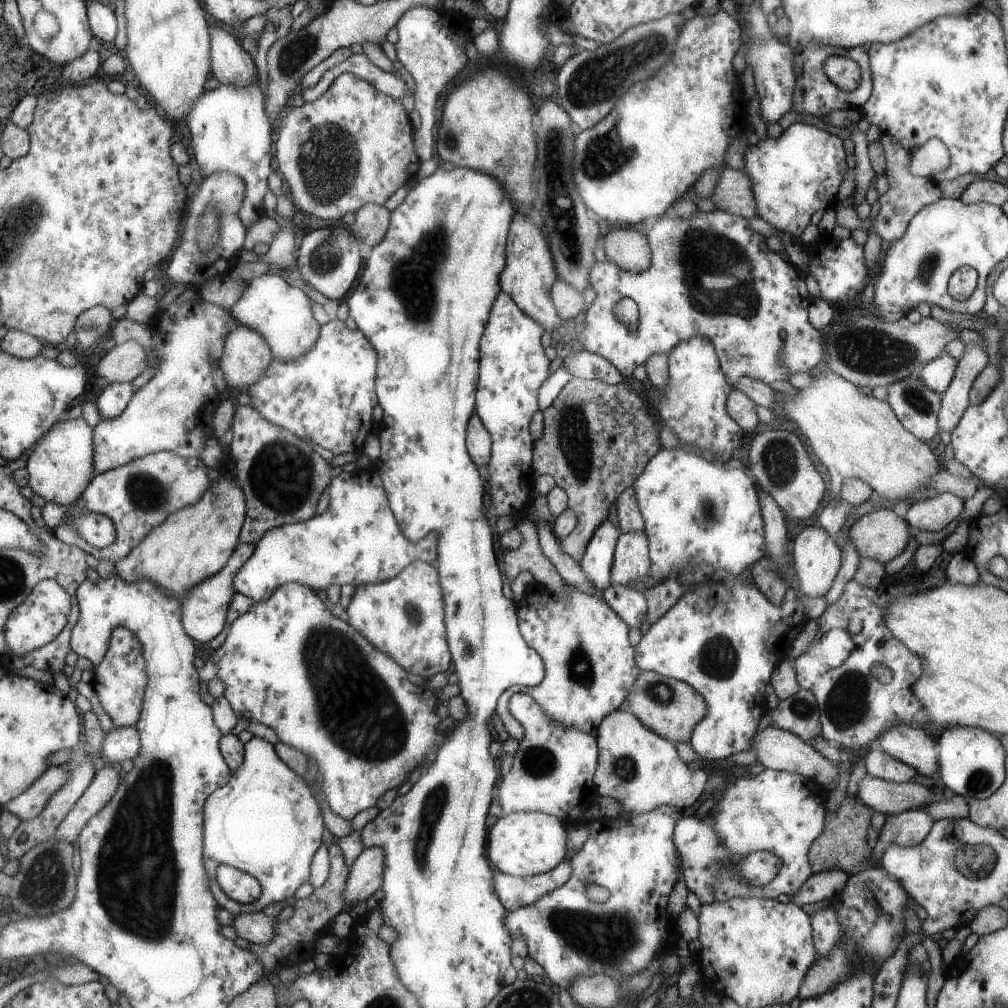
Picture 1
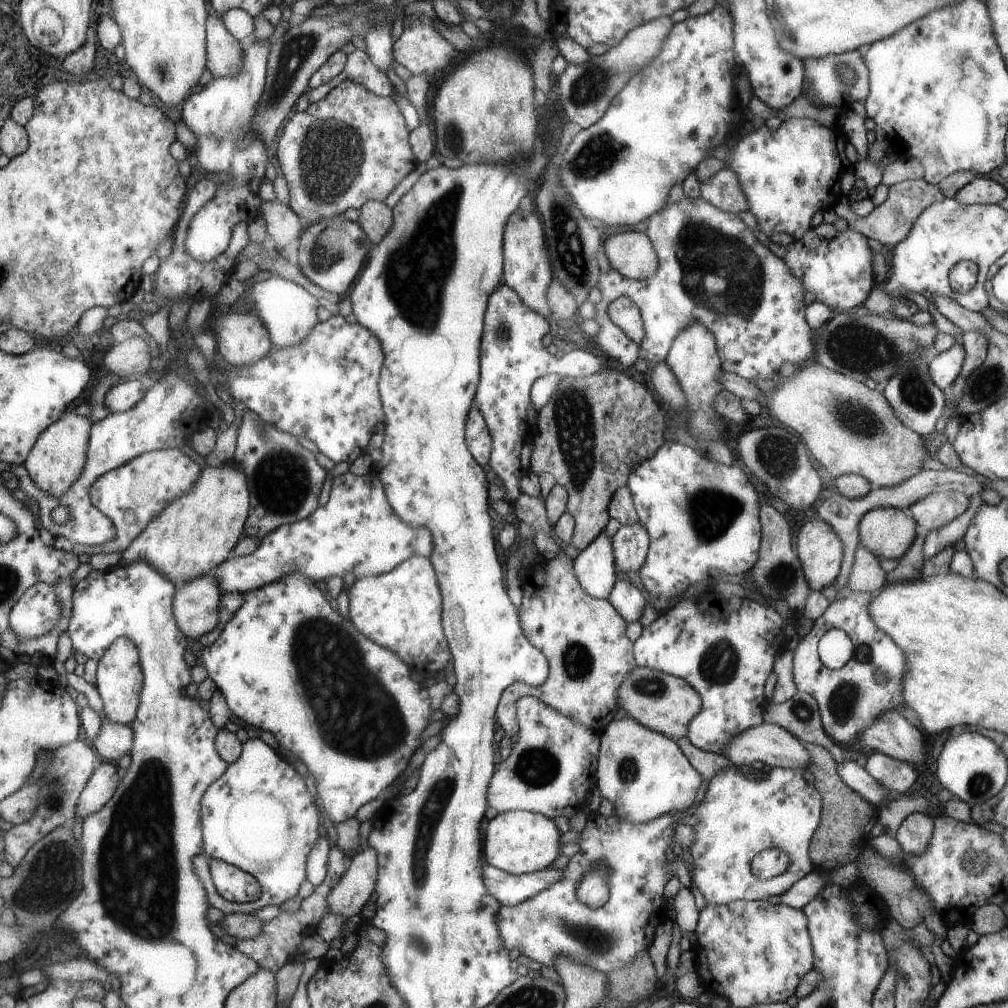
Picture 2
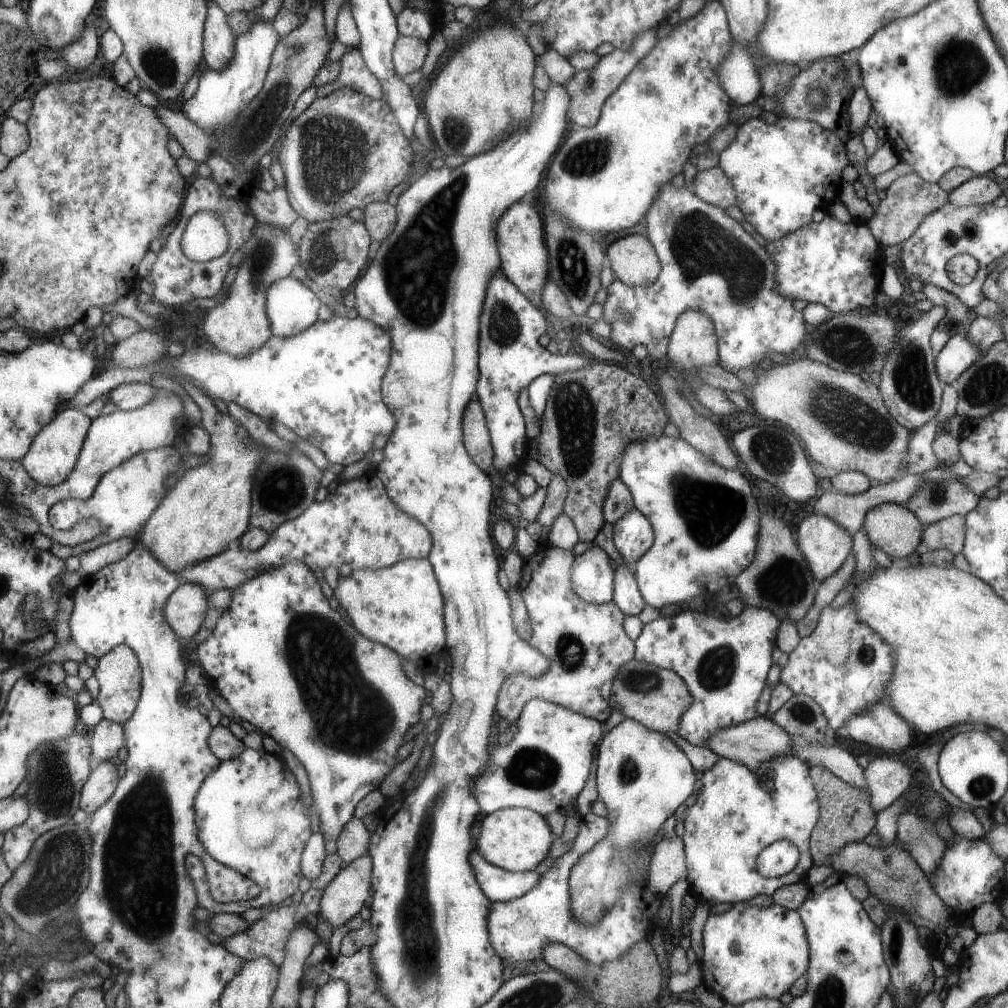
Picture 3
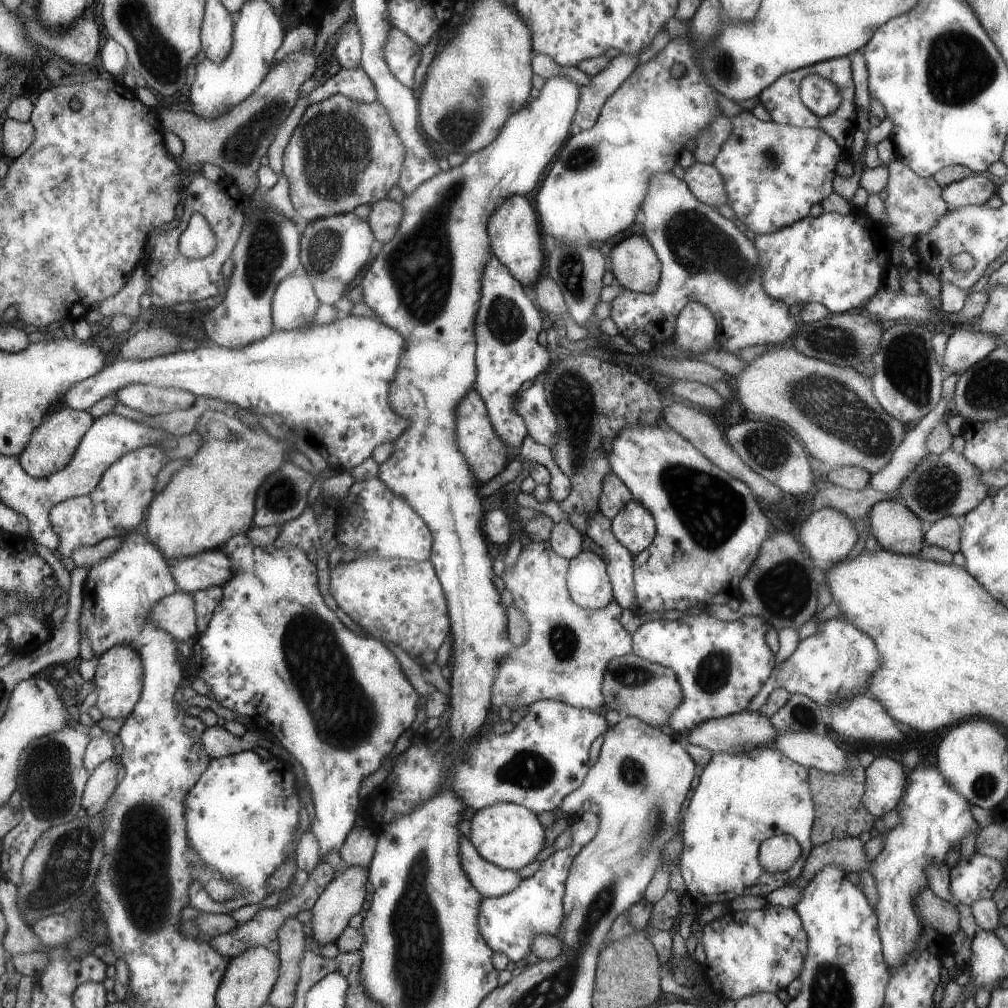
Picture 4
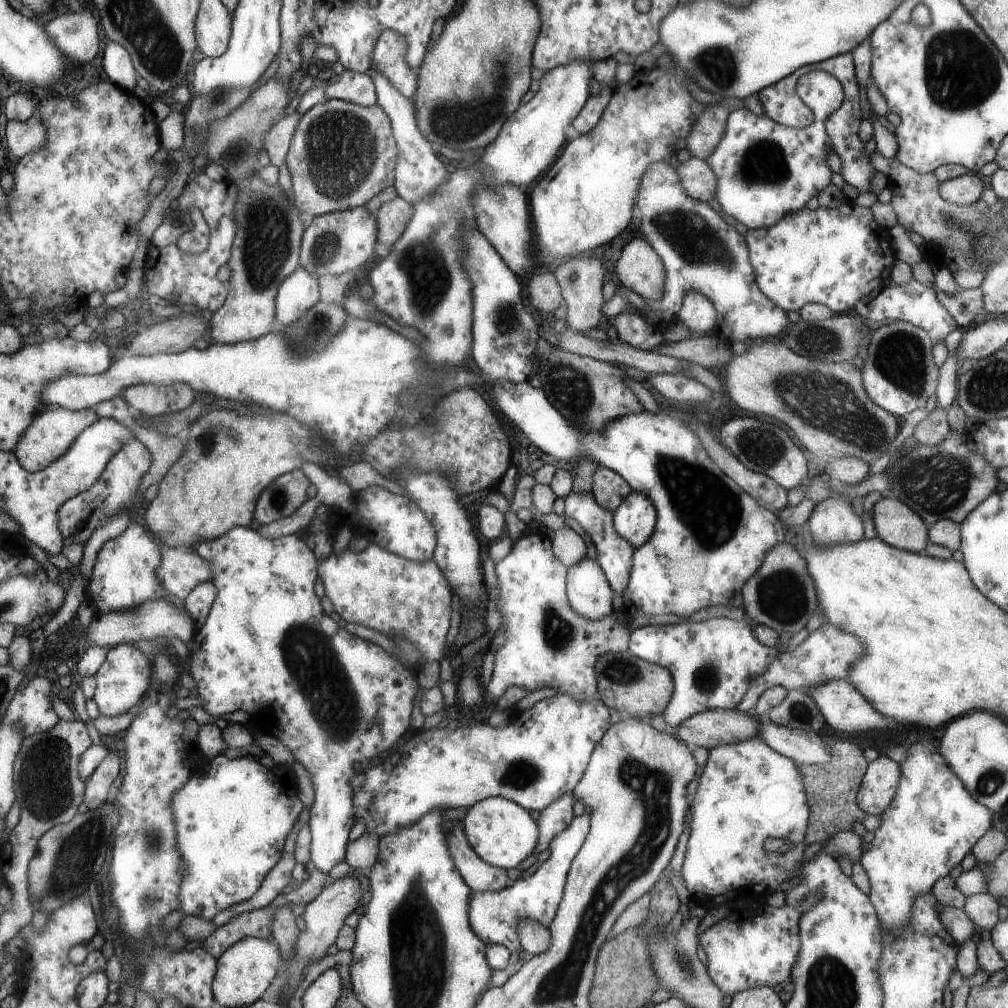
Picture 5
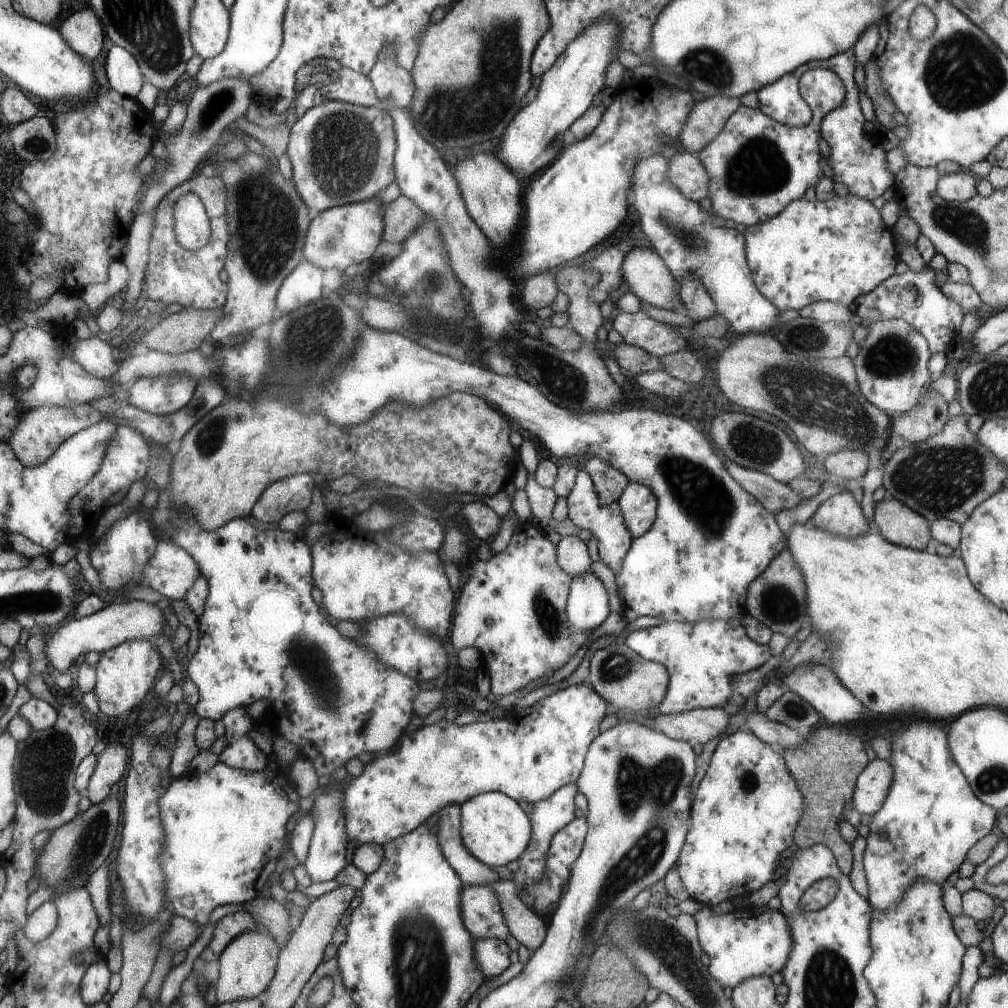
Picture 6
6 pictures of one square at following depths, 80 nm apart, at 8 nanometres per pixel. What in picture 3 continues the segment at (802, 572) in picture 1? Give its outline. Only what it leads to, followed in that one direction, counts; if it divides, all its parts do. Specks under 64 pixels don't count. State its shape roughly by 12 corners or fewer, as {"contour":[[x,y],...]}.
{"contour":[[825,515],[804,518],[797,548],[820,584],[851,554],[851,535]]}

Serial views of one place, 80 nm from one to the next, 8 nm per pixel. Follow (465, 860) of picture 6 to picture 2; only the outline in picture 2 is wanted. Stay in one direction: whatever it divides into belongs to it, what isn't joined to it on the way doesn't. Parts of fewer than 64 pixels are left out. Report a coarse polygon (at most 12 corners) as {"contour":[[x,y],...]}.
{"contour":[[484,866],[486,890],[503,907],[556,883],[551,867],[512,875]]}

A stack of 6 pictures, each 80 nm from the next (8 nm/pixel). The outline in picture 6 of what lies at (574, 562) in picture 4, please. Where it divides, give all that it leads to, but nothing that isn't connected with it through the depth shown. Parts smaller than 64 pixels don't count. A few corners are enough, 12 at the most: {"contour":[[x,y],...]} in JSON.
{"contour":[[573,575],[565,608],[570,636],[609,614],[605,586]]}

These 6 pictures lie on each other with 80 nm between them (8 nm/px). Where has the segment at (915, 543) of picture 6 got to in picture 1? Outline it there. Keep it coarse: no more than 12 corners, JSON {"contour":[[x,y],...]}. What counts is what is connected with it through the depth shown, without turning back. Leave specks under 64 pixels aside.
{"contour":[[891,508],[853,521],[859,557],[883,565],[903,551],[909,528]]}

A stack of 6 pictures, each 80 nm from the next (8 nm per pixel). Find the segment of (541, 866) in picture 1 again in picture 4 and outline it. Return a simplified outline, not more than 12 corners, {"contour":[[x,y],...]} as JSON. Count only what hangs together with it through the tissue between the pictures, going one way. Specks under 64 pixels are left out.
{"contour":[[513,803],[476,810],[469,840],[515,871],[543,848],[543,826]]}

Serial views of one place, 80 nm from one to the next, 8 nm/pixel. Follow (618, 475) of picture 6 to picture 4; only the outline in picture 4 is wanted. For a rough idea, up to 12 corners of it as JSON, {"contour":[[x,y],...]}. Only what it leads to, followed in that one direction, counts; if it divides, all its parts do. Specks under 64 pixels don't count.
{"contour":[[613,472],[602,482],[599,512],[611,520],[632,500]]}

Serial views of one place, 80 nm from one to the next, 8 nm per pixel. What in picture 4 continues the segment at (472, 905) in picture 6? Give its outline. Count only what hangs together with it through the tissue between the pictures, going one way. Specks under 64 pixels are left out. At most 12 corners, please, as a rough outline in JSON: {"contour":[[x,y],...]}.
{"contour":[[571,817],[571,845],[507,894],[483,897],[478,929],[517,962],[557,935],[572,861],[600,820]]}

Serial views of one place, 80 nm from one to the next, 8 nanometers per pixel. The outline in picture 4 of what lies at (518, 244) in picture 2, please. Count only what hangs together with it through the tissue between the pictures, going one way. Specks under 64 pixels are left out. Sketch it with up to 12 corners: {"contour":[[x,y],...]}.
{"contour":[[519,195],[486,223],[492,254],[527,289],[543,264],[537,216]]}

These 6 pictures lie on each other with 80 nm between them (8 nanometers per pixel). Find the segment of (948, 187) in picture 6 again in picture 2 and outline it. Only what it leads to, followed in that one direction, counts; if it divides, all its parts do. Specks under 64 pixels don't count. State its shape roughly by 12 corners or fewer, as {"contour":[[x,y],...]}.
{"contour":[[976,176],[953,199],[962,205],[997,205],[1007,196],[997,178]]}

